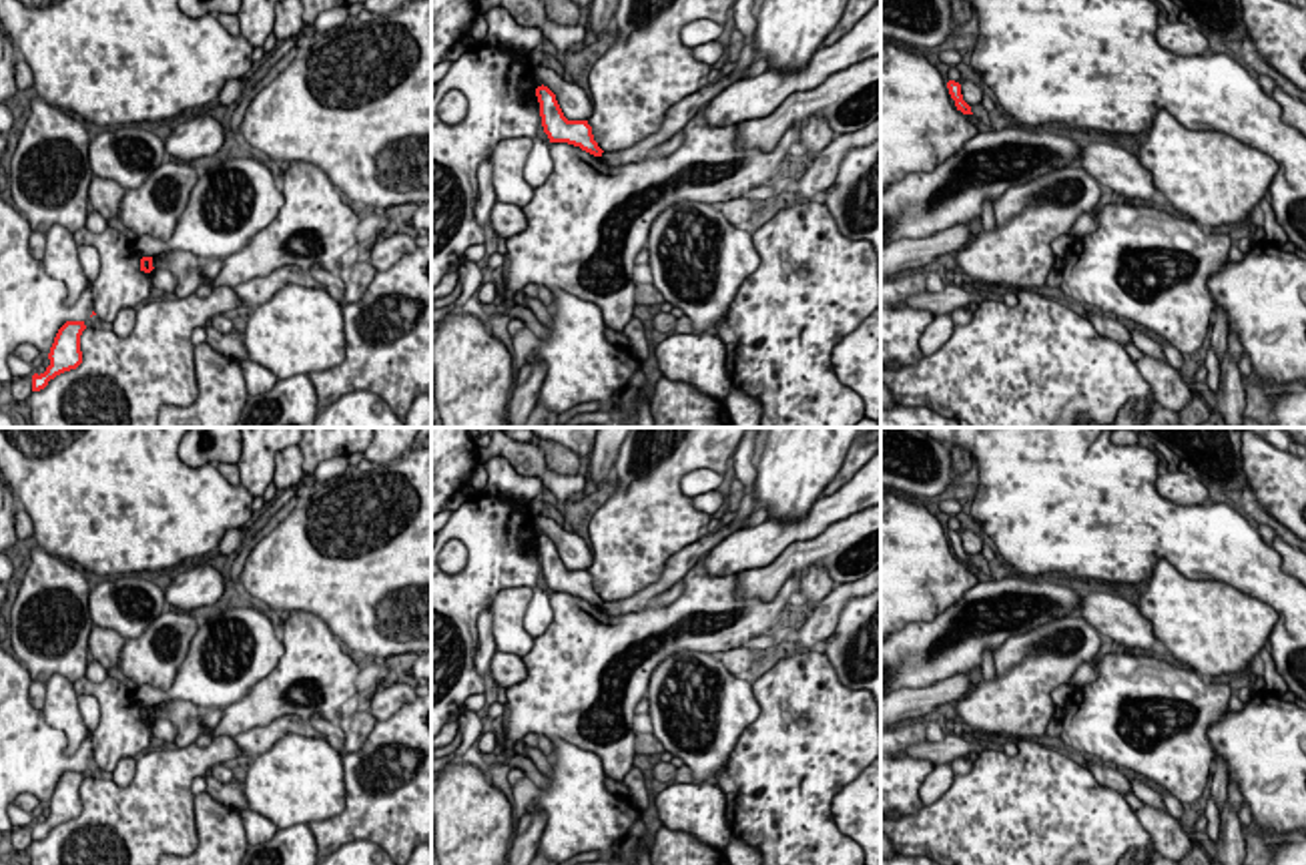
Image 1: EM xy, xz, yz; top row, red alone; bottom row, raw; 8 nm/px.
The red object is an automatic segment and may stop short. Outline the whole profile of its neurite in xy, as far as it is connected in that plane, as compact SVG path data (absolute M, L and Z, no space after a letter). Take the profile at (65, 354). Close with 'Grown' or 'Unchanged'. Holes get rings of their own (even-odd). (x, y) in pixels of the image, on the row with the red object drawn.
M66 321L50 347L48 359L50 365L44 373L32 375L32 391L40 391L56 375L76 369L82 363L80 335L86 329L84 321Z. Unchanged

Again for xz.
M544 84L536 88L536 96L540 102L542 126L550 142L568 142L594 157L602 157L604 151L594 140L588 120L568 120L556 100L556 94Z. Unchanged

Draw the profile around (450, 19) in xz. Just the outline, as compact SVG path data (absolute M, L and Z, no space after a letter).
M431 0L431 68L459 42L477 14L475 0Z

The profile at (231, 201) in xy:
M227 159L199 175L169 241L140 235L132 245L152 259L167 251L225 259L269 227L283 203L279 177L265 159Z

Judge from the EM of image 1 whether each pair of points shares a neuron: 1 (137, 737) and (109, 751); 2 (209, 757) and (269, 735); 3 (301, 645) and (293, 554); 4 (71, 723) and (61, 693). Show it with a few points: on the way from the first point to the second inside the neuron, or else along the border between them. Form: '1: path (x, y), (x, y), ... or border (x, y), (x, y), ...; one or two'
1: path (131, 737), (123, 737), (115, 745); one
2: border (233, 739), (241, 759); two
3: border (291, 611), (315, 613), (336, 637); two
4: path (67, 715), (61, 709), (61, 701); one

